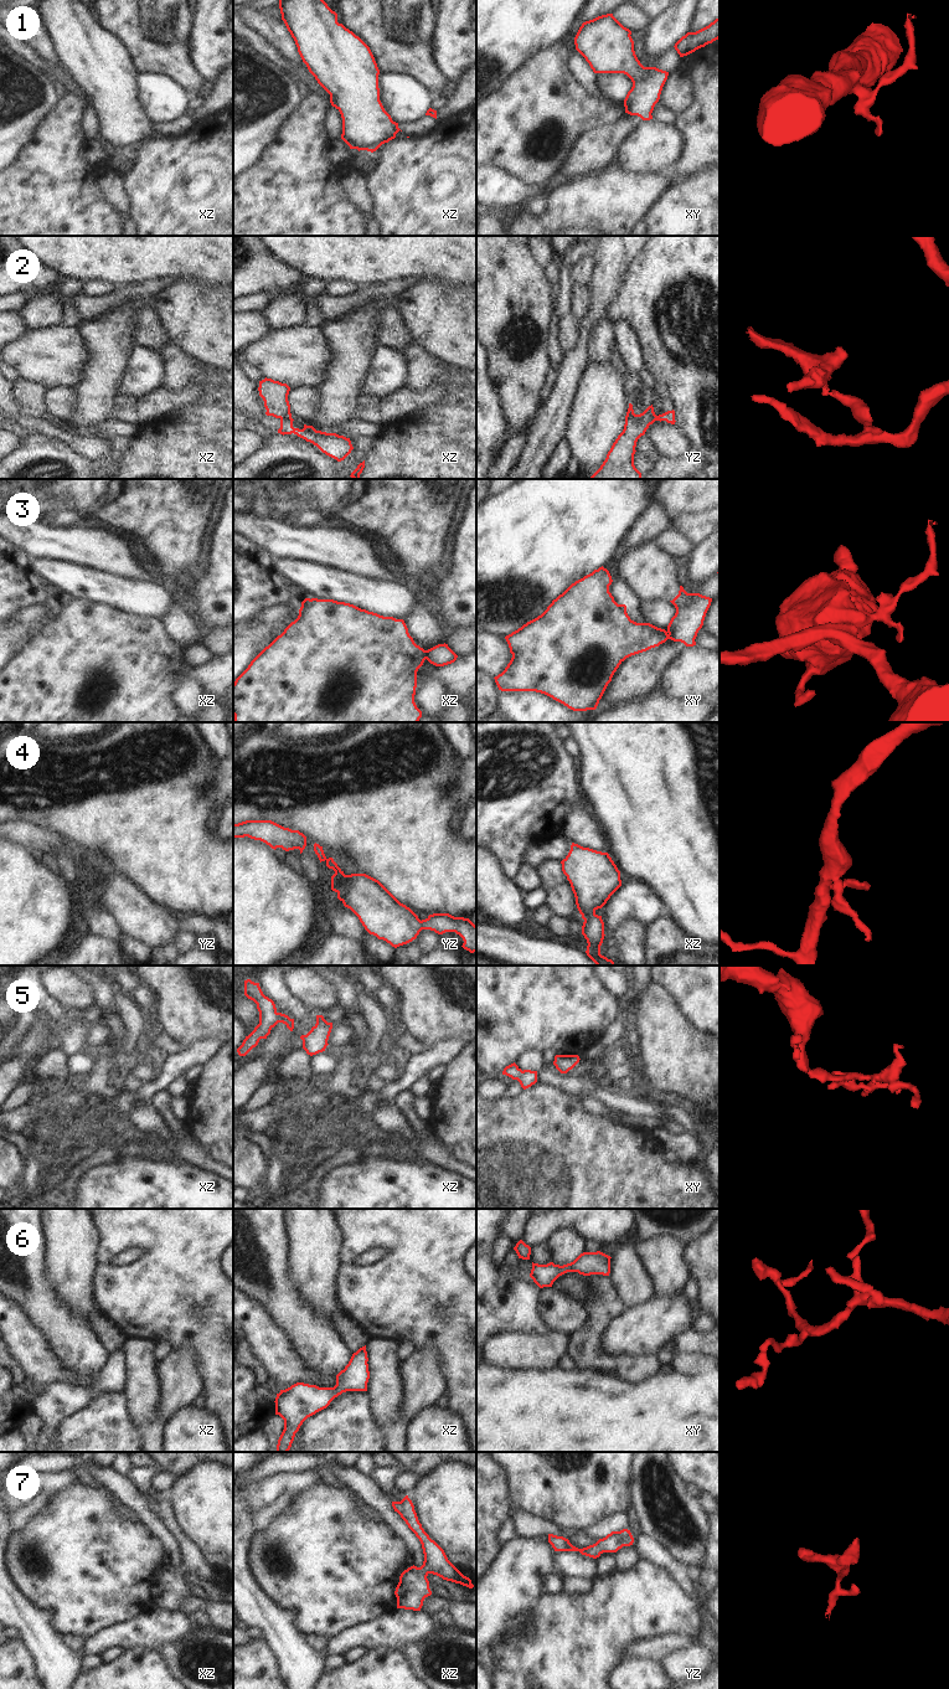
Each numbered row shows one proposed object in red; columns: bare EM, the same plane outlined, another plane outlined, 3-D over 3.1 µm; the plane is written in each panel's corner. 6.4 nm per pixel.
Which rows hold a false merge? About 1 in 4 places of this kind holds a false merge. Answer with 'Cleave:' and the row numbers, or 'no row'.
Cleave: 2, 3

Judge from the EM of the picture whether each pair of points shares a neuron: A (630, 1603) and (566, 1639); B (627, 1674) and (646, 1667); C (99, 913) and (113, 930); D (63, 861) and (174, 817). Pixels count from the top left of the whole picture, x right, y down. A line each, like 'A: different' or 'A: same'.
A: same
B: same
C: same
D: different

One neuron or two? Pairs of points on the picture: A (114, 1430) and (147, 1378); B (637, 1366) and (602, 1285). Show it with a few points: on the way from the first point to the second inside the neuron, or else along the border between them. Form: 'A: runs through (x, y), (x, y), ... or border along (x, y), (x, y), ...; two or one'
A: border along (122, 1391), (125, 1399), (125, 1410), (139, 1436); two
B: runs through (609, 1364), (593, 1349), (593, 1326), (599, 1312); one

